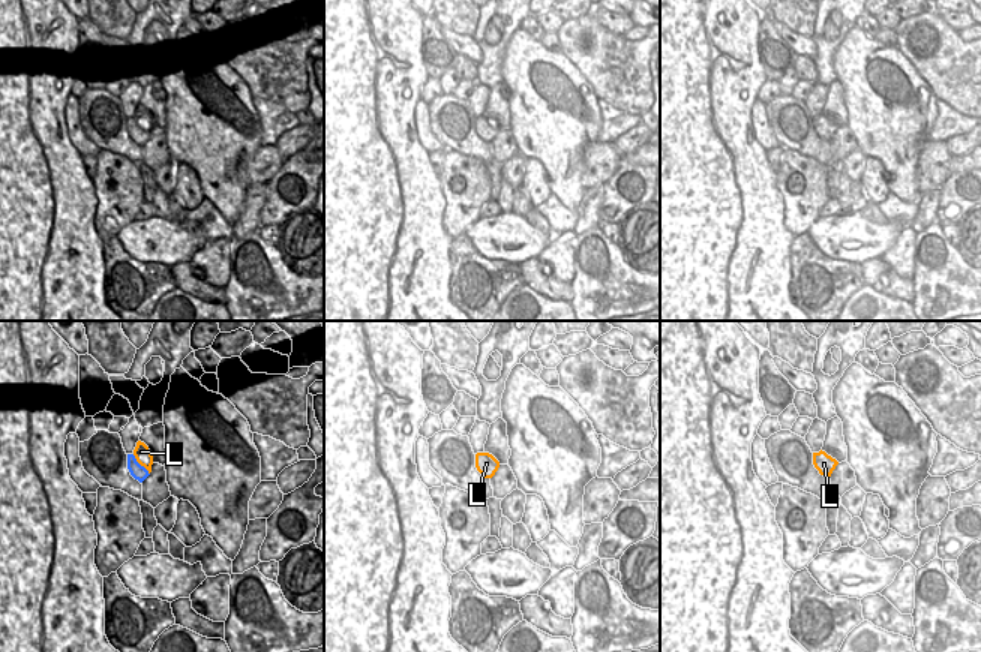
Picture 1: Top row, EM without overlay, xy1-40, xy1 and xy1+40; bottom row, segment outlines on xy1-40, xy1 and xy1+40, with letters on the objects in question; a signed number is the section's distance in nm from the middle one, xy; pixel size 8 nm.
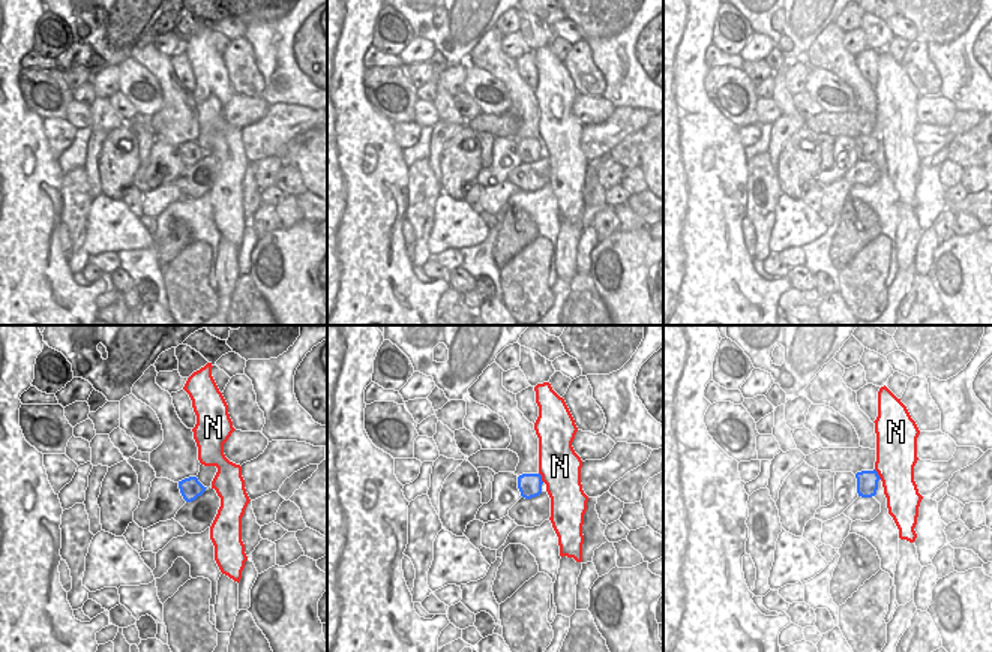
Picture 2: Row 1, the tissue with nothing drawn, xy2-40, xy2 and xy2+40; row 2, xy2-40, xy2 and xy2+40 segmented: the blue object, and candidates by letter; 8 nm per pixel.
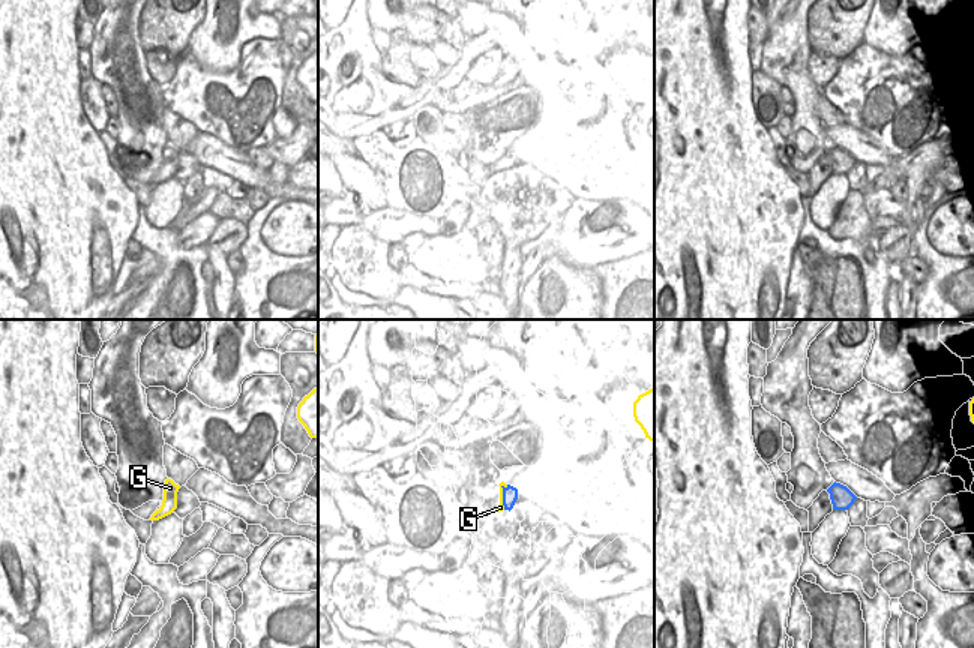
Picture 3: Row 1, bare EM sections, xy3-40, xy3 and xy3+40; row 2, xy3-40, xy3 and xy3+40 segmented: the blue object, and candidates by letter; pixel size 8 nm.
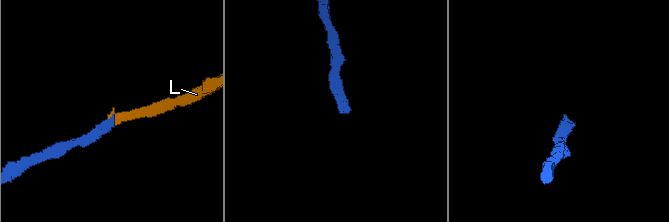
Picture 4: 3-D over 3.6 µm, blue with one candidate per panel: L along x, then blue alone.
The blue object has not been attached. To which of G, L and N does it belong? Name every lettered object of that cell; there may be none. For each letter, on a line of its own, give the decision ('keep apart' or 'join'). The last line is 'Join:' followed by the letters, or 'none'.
G: keep apart
L: join
N: keep apart
Join: L

